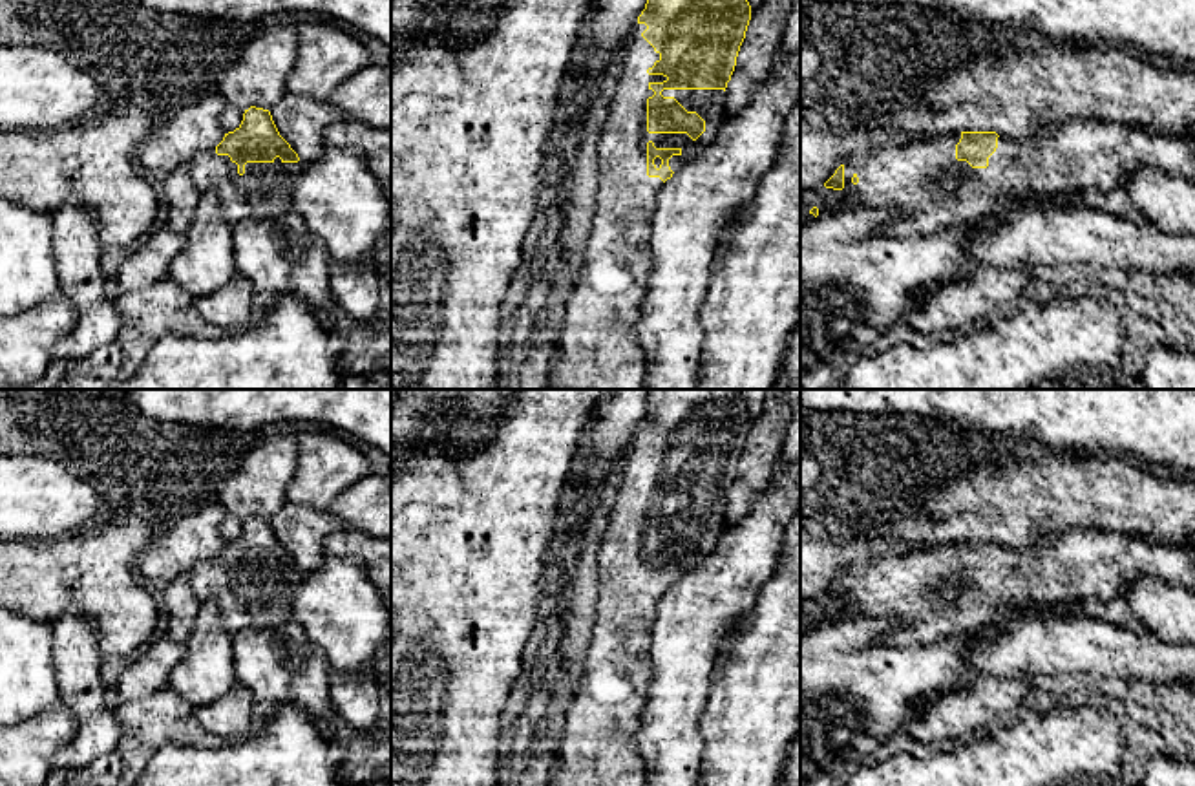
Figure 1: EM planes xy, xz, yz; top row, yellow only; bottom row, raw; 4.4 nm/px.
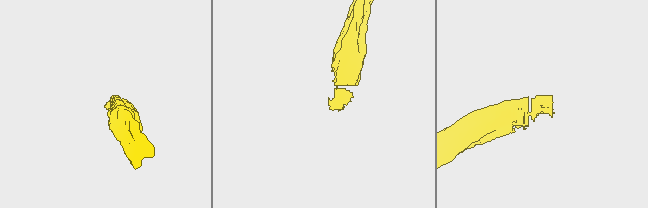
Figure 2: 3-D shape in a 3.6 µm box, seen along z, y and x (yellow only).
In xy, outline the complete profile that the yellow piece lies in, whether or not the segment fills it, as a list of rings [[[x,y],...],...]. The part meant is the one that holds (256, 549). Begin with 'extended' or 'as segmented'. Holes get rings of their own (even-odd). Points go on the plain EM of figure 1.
extended | [[[256,515],[216,558],[188,572],[197,601],[214,601],[230,634],[292,621],[291,603],[303,576],[270,521]]]

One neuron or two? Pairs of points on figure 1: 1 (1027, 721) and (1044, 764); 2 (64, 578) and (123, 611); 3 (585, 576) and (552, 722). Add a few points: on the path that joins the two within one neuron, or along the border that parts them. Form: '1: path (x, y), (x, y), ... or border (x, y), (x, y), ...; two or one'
1: path (1027, 732), (1027, 748), (1033, 754); one
2: path (79, 578), (90, 578), (108, 596); one
3: path (578, 613), (578, 638), (565, 686); one

